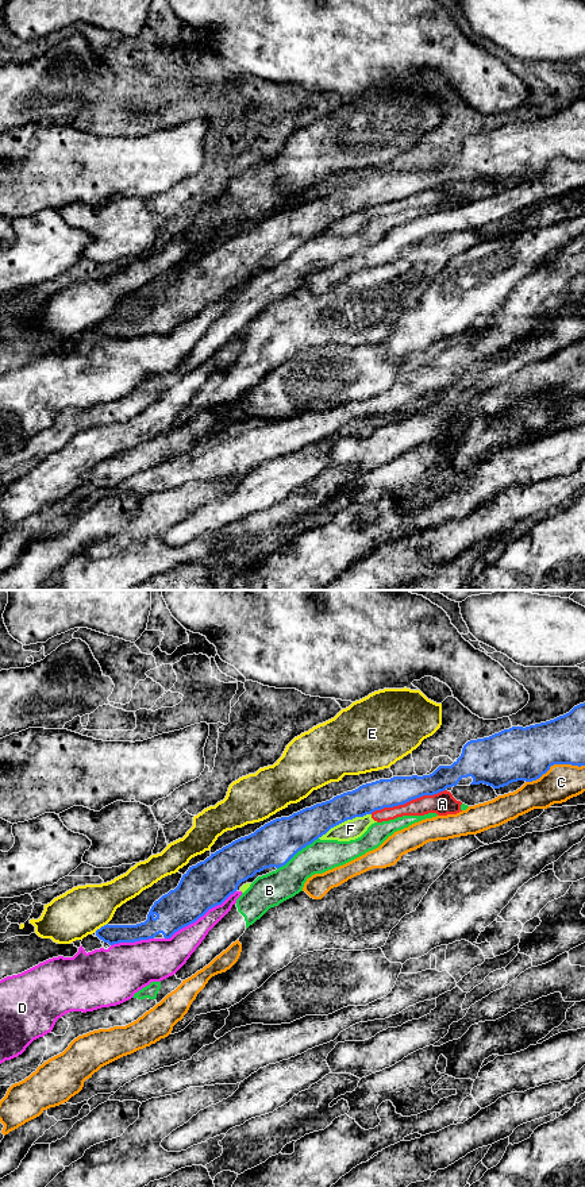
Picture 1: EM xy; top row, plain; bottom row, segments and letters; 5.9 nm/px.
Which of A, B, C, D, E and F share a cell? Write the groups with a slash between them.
A D F / B / C / E

